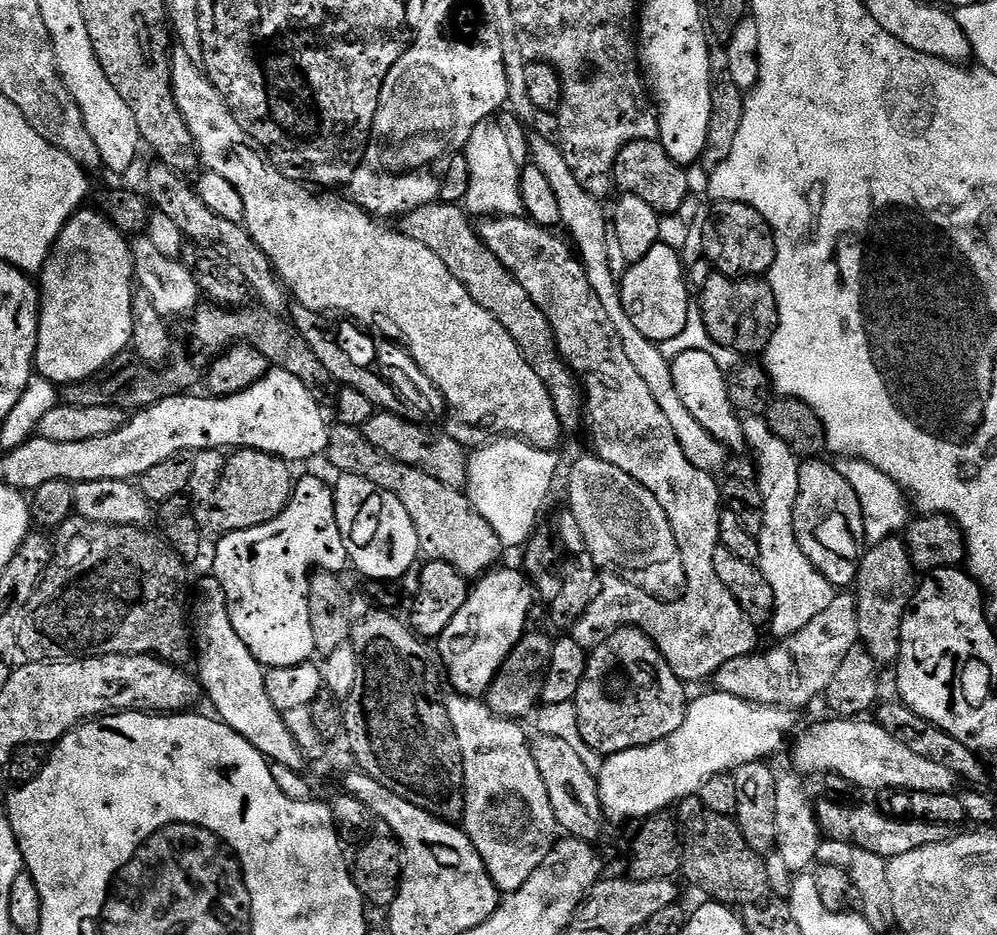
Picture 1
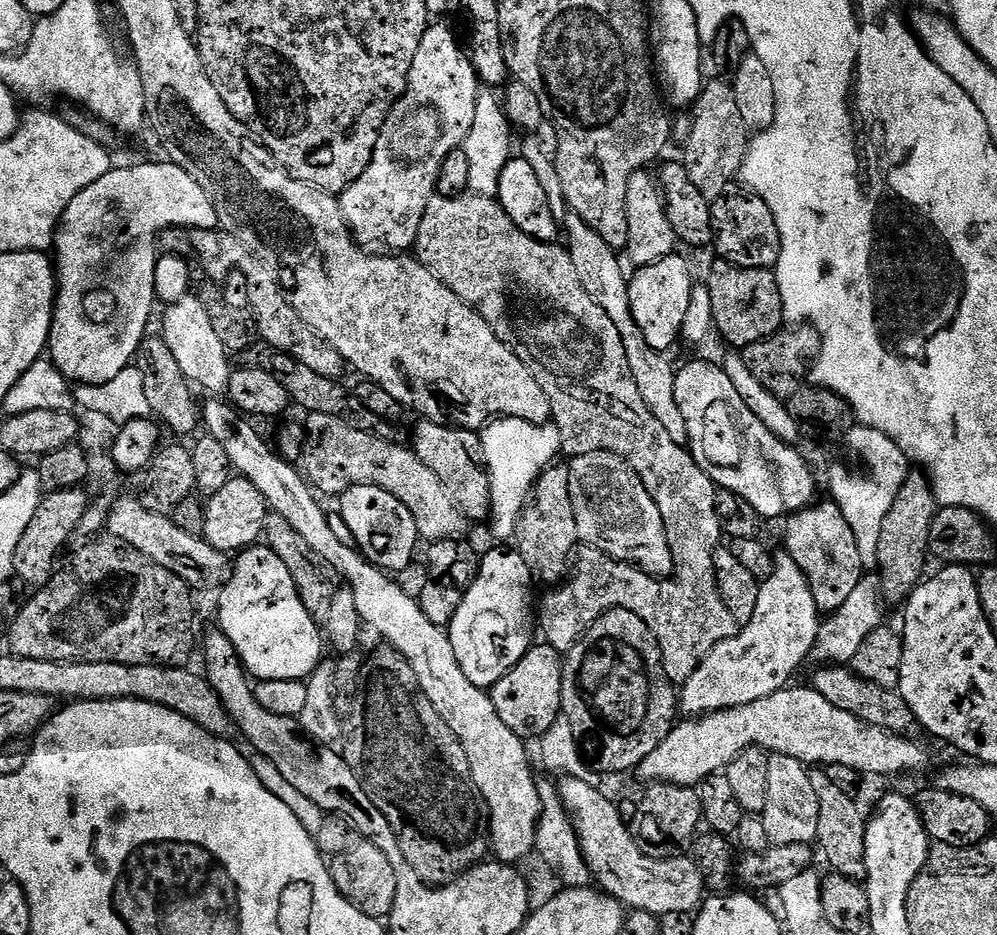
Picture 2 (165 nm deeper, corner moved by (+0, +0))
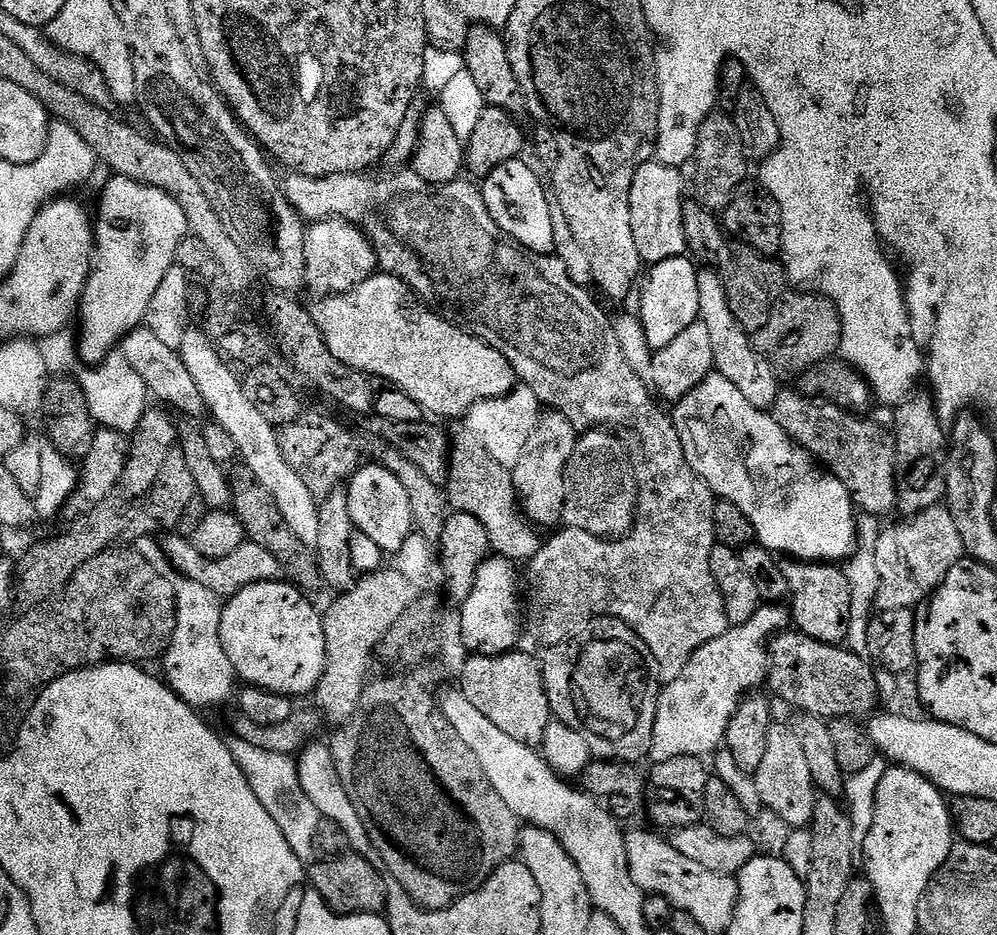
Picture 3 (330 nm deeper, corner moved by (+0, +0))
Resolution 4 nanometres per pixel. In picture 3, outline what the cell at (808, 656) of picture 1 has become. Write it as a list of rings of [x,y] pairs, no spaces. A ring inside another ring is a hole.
[[[937,506],[919,512],[917,516],[910,516],[899,521],[893,528],[885,527],[880,533],[876,548],[878,586],[875,607],[879,611],[915,609],[924,603],[940,583],[950,574],[955,564],[965,559],[962,538],[958,529],[954,527],[954,518],[950,518],[947,508]]]

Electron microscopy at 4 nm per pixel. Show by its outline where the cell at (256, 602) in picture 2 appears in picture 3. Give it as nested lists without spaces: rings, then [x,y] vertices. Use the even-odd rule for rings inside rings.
[[[279,580],[270,582],[258,582],[254,586],[246,586],[241,590],[237,596],[227,597],[226,603],[220,610],[220,642],[224,647],[224,653],[230,663],[232,663],[232,671],[237,677],[240,676],[244,679],[245,685],[254,688],[266,688],[269,692],[276,692],[279,696],[290,696],[293,698],[299,698],[307,694],[315,693],[316,683],[322,678],[322,674],[325,670],[325,636],[324,636],[324,624],[323,617],[318,611],[314,612],[313,606],[306,600],[307,596],[301,589],[297,588],[294,584]]]

